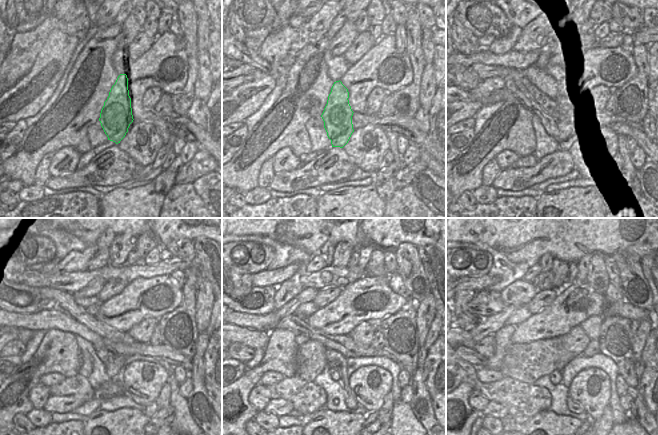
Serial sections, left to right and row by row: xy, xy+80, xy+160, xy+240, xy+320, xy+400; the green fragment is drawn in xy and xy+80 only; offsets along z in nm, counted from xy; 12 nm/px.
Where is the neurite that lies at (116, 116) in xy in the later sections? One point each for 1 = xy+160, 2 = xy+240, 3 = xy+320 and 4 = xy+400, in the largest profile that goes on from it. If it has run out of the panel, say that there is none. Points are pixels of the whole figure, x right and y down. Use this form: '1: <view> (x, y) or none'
1: xy+160 (567, 132)
2: xy+240 (113, 370)
3: xy+320 (335, 375)
4: xy+400 (556, 376)

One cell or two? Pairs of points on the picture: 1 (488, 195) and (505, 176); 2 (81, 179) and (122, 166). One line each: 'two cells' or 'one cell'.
1: two cells
2: one cell

